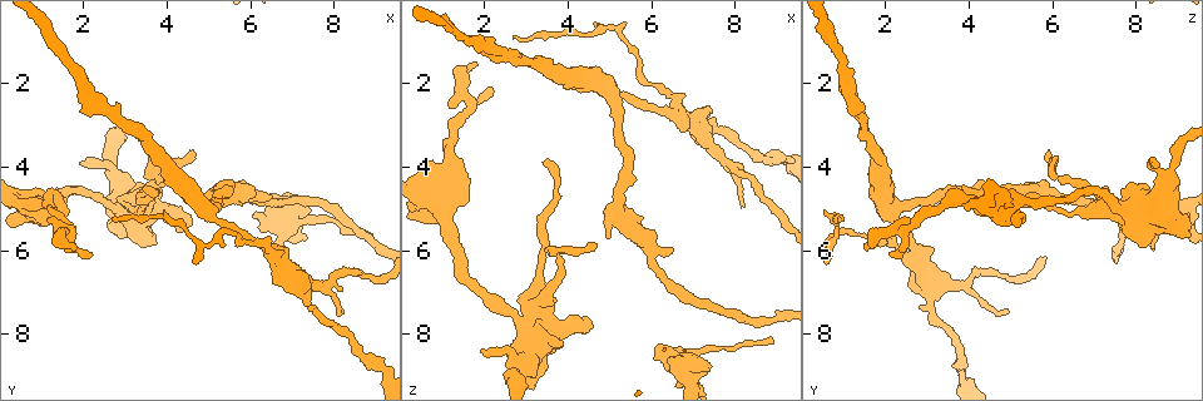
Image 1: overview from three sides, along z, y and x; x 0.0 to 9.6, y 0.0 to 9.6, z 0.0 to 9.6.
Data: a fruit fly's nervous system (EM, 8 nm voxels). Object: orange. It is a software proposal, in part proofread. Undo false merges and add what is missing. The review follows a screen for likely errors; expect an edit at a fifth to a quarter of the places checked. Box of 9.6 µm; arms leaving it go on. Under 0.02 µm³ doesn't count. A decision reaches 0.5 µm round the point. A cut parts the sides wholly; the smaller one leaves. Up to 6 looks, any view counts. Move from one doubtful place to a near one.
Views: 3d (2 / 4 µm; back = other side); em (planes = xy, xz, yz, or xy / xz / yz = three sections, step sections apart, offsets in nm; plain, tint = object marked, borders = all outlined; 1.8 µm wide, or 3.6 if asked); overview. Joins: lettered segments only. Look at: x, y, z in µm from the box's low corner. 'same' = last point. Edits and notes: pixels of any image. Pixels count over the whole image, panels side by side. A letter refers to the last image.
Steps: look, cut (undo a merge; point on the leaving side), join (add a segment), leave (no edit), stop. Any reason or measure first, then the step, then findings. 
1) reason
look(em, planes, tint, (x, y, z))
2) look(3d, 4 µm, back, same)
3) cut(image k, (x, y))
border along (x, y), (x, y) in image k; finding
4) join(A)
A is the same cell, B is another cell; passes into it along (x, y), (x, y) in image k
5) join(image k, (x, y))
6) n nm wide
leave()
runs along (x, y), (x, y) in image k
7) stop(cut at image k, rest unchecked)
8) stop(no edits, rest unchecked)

look(em, planes, borders, (2.15, 6.10, 2.15))

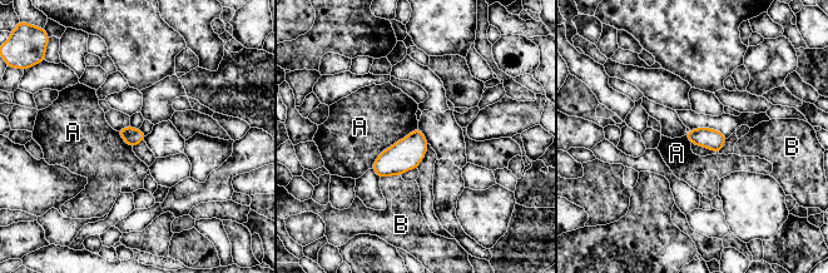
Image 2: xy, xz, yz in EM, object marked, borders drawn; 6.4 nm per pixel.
110 nm wide
leave()
A and B are other cells; none of them fits

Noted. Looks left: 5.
side arm on a straight run
look(em, planes, borders, (5.05, 5.15, 2.20))

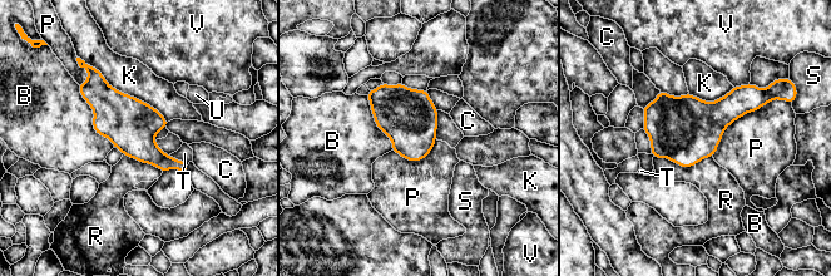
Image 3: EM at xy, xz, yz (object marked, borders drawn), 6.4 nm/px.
leave()
B, C, K, P, R, S, T, U and V are other cells; border along (776, 98), (736, 118), (712, 156) in image 3; all the same neuron

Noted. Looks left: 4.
a fork
look(em, xz, step 16, borders, (6.60, 6.20, 2.70))

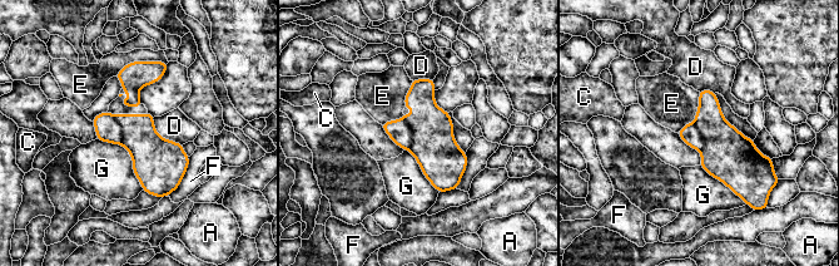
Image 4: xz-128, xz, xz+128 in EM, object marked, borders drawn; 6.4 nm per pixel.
240 nm wide
cut(image 4, (398, 131))
A, C, D, E, F and G are other cells; border along (402, 118), (411, 131), (408, 149) in image 4; two neurons meet here

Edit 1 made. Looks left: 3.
stop(cut at image 4, rest unchecked)

